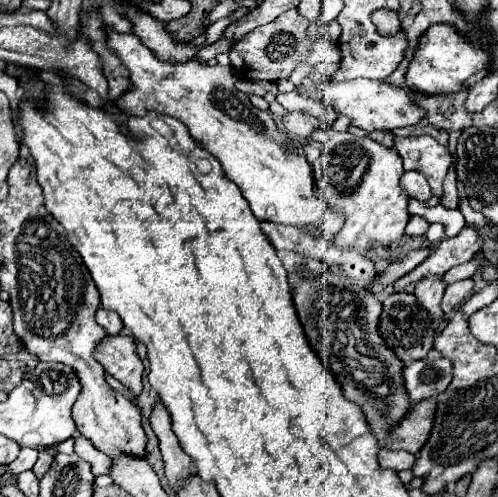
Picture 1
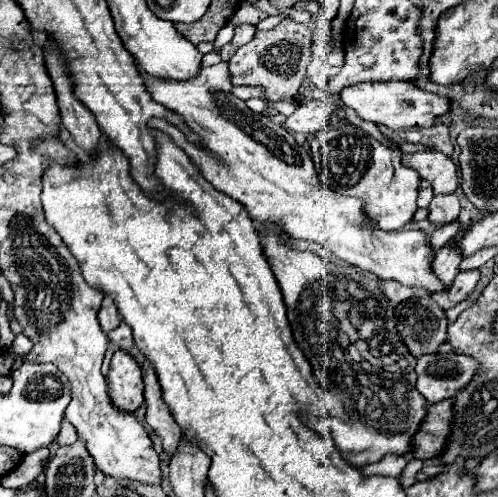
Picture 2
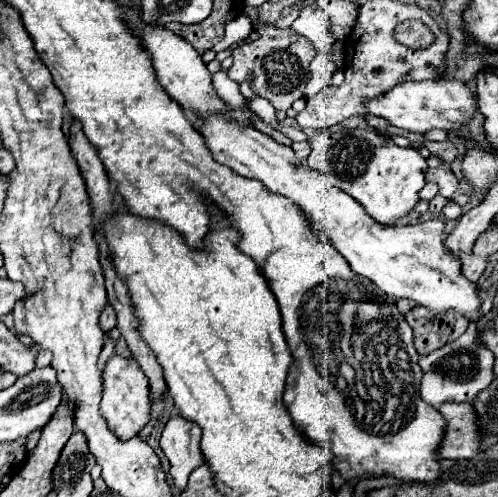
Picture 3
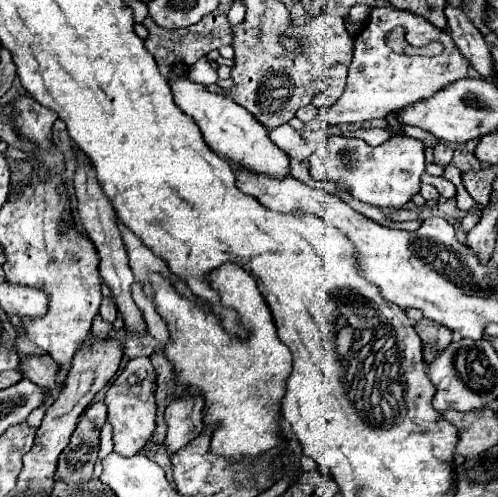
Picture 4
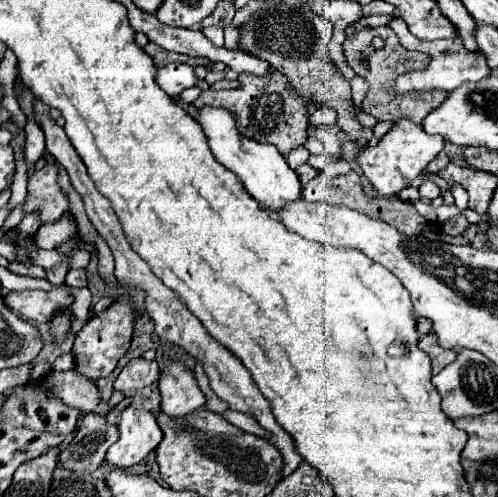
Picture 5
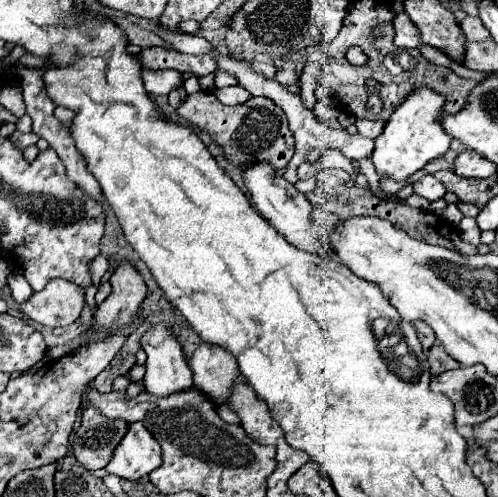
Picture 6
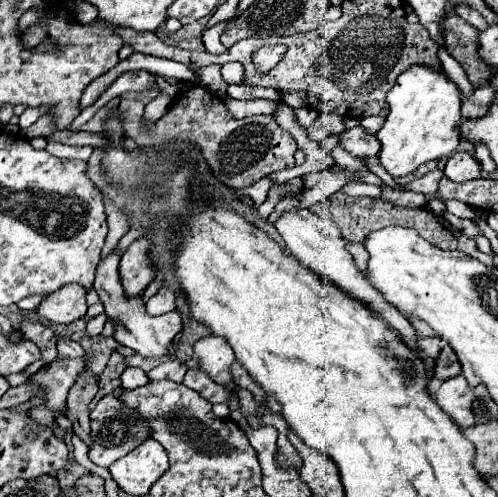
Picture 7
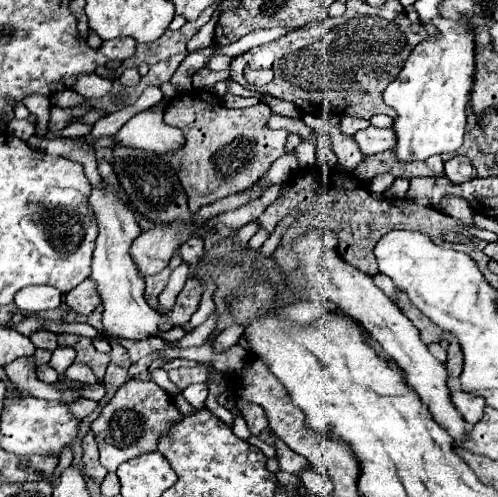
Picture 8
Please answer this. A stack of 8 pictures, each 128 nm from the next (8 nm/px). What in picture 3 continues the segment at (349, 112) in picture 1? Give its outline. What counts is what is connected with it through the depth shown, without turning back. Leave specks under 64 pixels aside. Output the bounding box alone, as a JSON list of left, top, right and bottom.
[368,80,478,132]

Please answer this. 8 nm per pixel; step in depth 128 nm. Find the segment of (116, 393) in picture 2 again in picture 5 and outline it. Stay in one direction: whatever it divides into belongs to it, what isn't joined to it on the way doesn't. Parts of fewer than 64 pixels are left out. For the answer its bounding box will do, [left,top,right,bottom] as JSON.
[106,358,162,468]

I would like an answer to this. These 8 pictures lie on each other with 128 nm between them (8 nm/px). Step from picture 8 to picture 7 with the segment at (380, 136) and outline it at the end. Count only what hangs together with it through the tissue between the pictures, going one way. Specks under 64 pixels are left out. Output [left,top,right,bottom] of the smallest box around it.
[339,126,380,157]

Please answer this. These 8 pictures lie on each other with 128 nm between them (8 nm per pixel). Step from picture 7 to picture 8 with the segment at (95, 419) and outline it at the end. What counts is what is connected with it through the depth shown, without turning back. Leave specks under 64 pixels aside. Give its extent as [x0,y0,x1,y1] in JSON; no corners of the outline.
[92,378,180,472]

